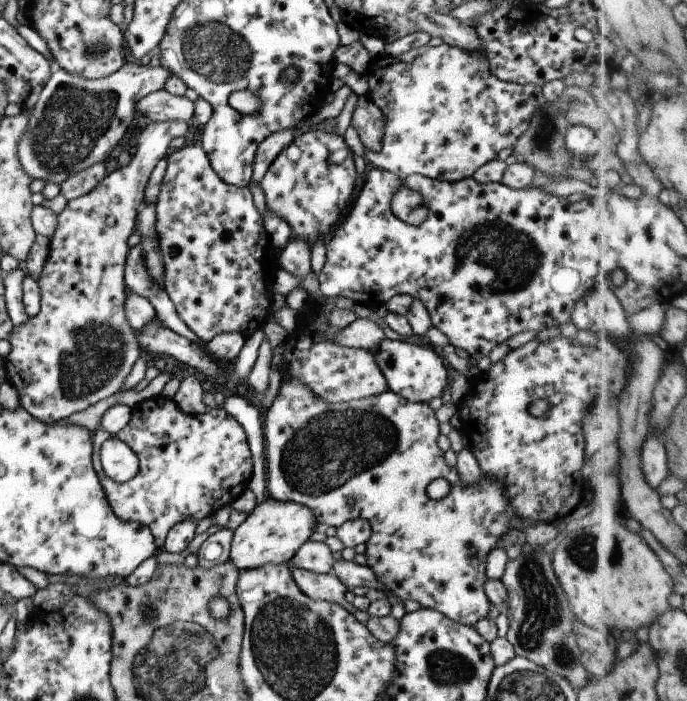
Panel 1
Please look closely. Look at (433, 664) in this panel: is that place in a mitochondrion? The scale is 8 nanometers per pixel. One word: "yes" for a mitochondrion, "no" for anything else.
no

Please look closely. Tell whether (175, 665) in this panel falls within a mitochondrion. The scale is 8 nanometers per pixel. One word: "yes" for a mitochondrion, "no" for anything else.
yes

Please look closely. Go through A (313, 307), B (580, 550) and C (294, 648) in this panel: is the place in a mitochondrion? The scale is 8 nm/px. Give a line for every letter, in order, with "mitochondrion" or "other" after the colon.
A: other
B: mitochondrion
C: mitochondrion

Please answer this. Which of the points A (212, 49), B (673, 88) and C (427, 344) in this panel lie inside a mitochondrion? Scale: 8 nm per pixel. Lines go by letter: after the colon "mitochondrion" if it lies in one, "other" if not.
A: mitochondrion
B: other
C: other

